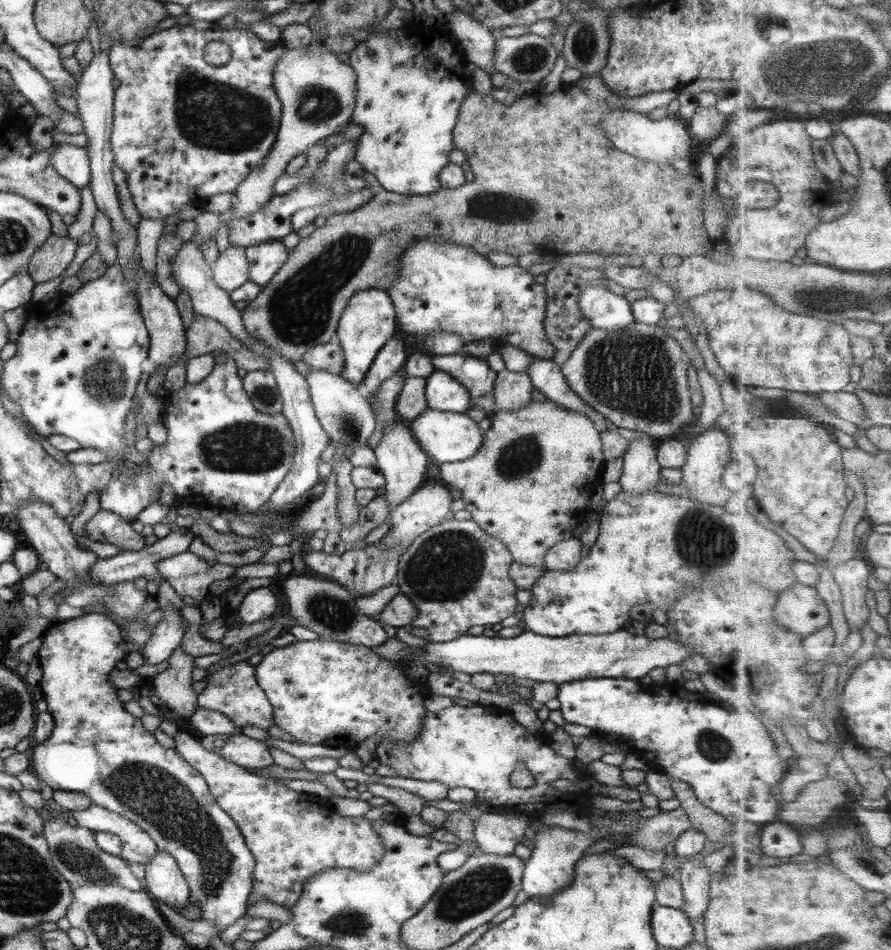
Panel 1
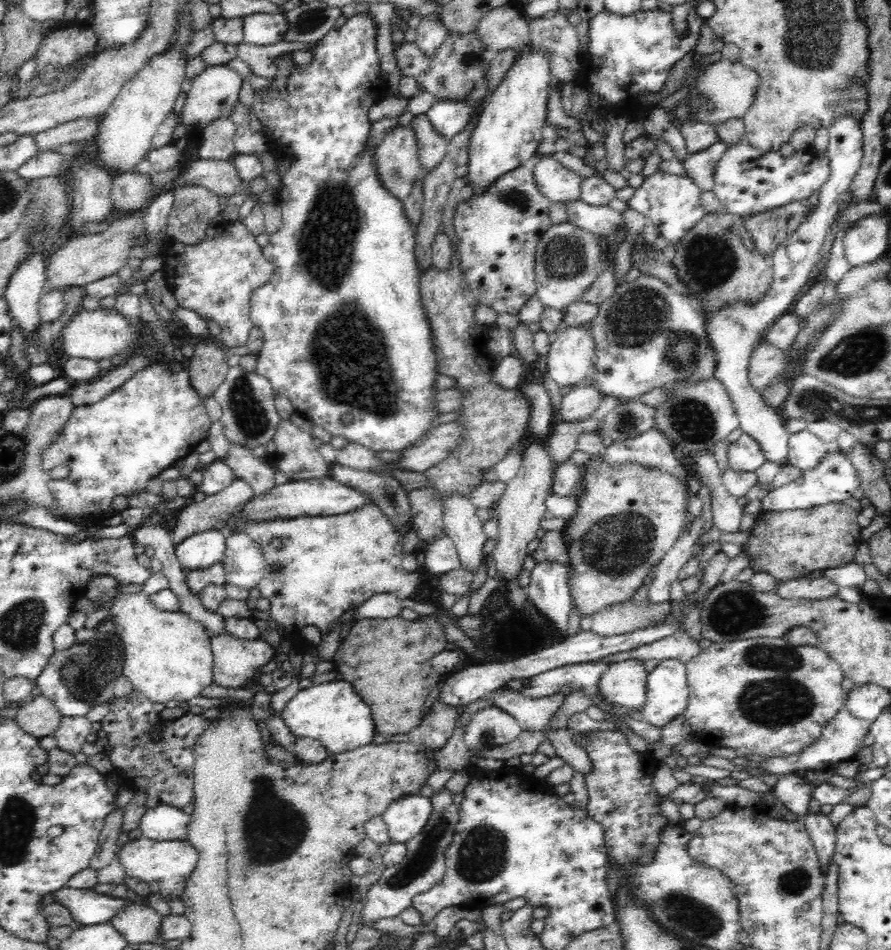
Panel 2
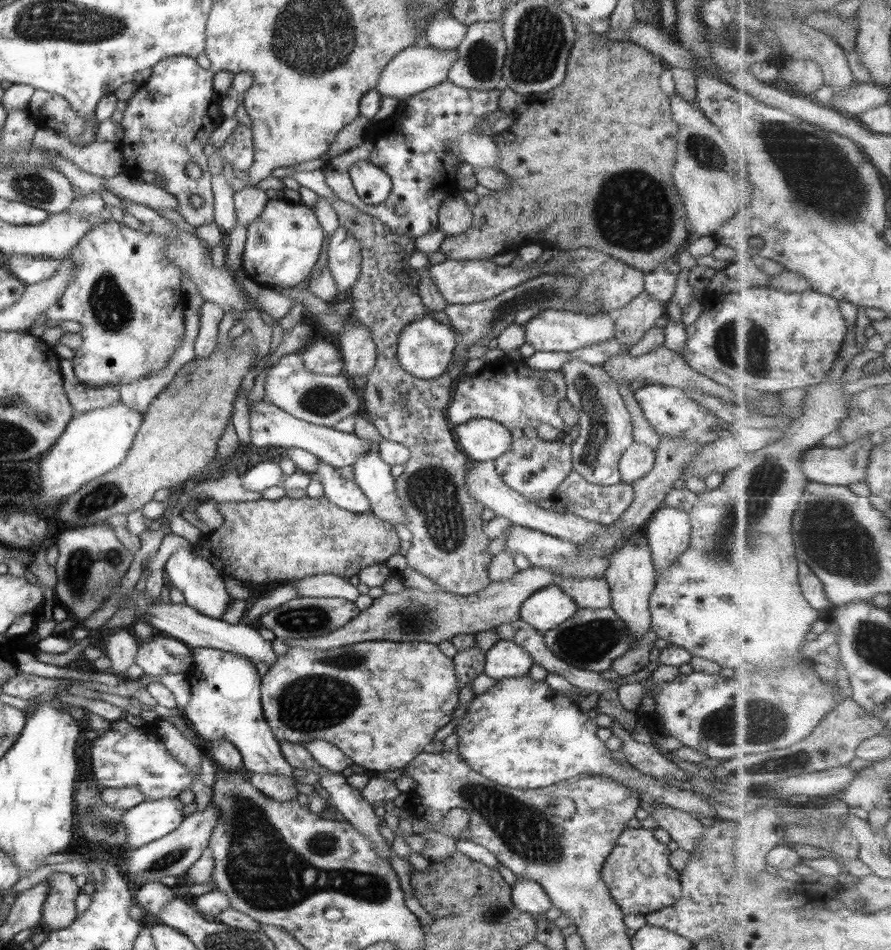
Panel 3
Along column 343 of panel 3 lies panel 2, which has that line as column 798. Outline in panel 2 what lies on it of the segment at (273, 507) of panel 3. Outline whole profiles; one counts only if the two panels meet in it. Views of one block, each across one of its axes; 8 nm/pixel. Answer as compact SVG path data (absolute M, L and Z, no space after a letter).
M842 502L807 509L768 511L759 515L741 550L749 556L754 572L766 572L779 581L806 577L814 570L836 568L854 562L862 541L859 513Z

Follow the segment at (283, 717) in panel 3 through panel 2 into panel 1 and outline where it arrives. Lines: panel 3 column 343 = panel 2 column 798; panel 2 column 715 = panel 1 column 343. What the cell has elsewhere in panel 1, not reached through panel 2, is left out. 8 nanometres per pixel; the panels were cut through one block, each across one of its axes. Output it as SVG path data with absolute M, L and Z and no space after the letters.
M316 639L311 642L299 641L296 644L291 644L283 648L275 648L266 657L263 658L262 662L258 664L256 668L256 680L260 688L266 693L268 700L273 706L273 720L276 726L284 729L286 733L292 735L296 740L304 744L323 744L332 747L346 747L348 750L355 750L358 744L370 737L378 737L380 742L382 741L392 741L400 745L400 743L410 743L414 741L414 737L421 734L422 720L425 718L428 710L424 706L424 700L430 697L431 691L427 685L427 680L416 680L415 678L407 678L404 674L404 670L398 670L395 668L394 662L390 662L384 658L379 658L371 650L372 648L352 645L344 642L328 641L322 639Z

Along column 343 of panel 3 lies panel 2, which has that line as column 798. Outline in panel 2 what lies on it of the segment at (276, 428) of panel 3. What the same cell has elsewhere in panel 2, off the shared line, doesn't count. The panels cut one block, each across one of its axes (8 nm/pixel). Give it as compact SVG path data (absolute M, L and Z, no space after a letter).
M810 430L792 433L789 438L789 464L798 466L802 471L811 469L834 446L822 442Z

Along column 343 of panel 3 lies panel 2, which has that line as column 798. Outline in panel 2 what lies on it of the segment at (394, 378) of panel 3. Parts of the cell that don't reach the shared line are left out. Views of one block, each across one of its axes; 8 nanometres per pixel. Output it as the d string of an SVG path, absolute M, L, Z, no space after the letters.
M801 201L789 202L781 207L757 212L743 218L747 235L752 237L756 254L771 257L805 221L809 209Z

